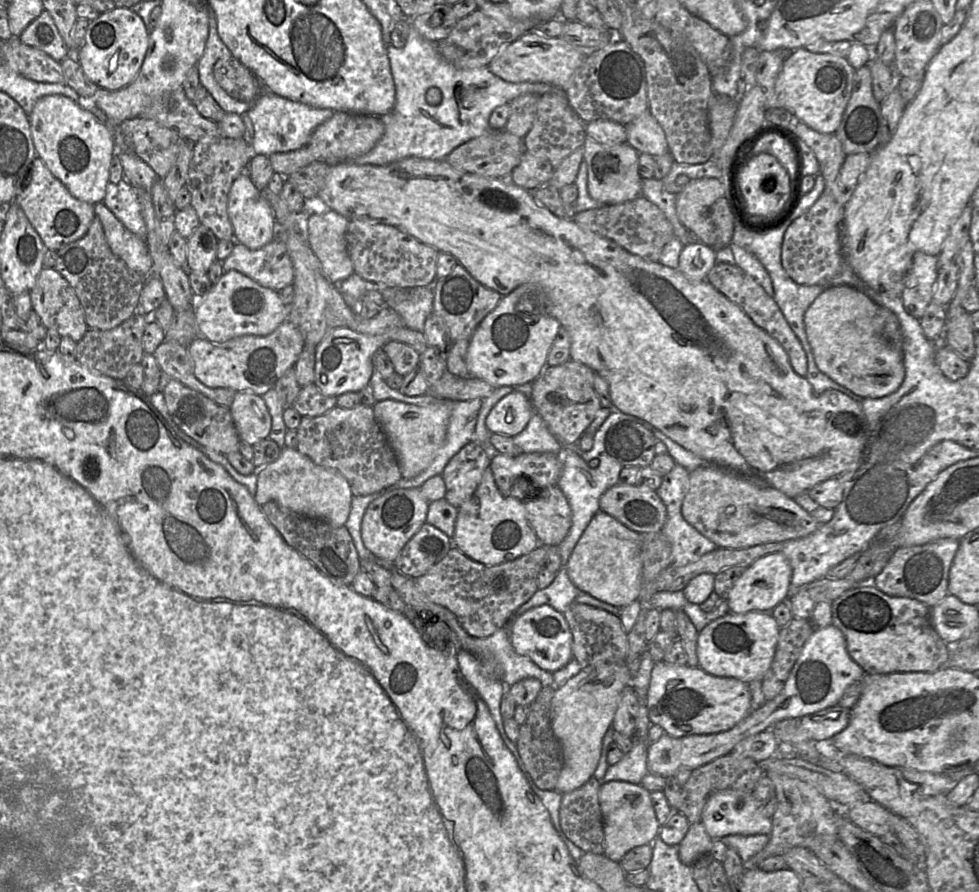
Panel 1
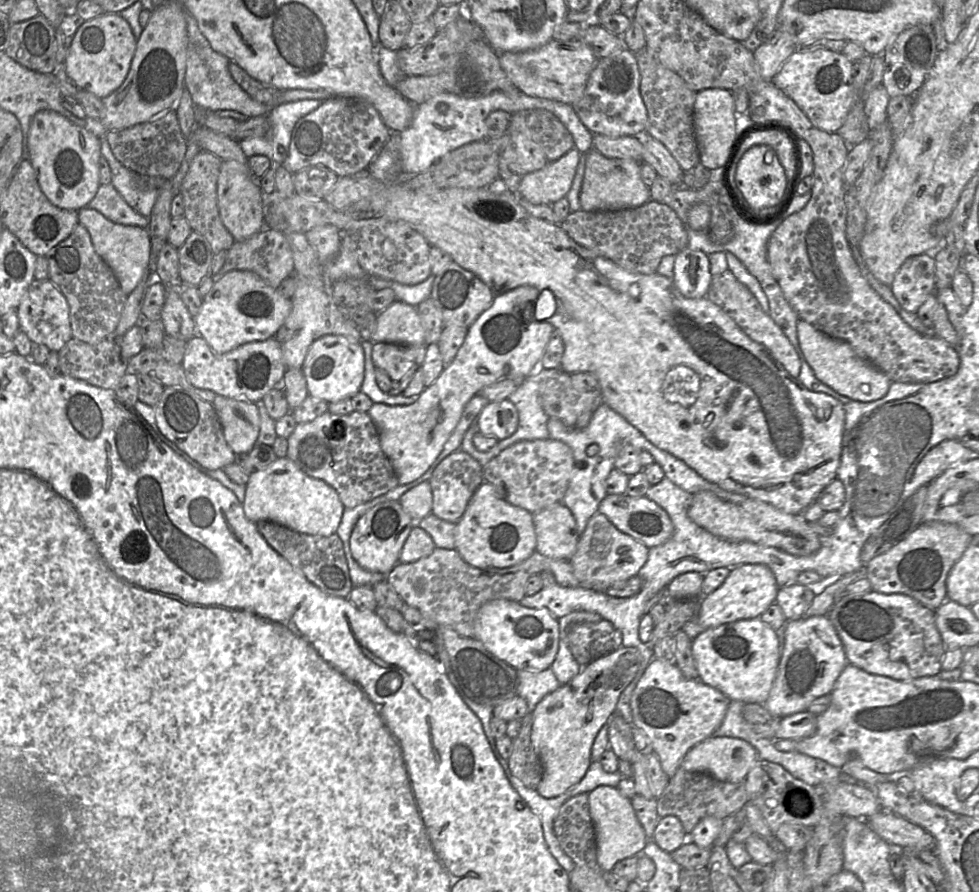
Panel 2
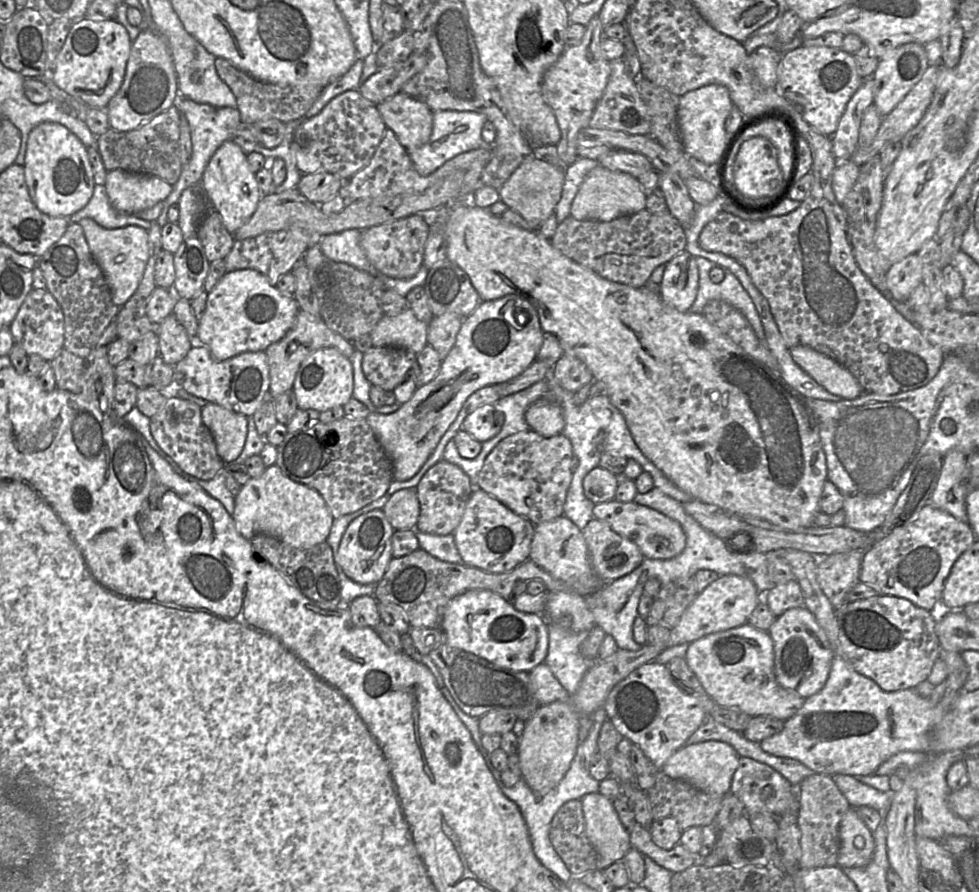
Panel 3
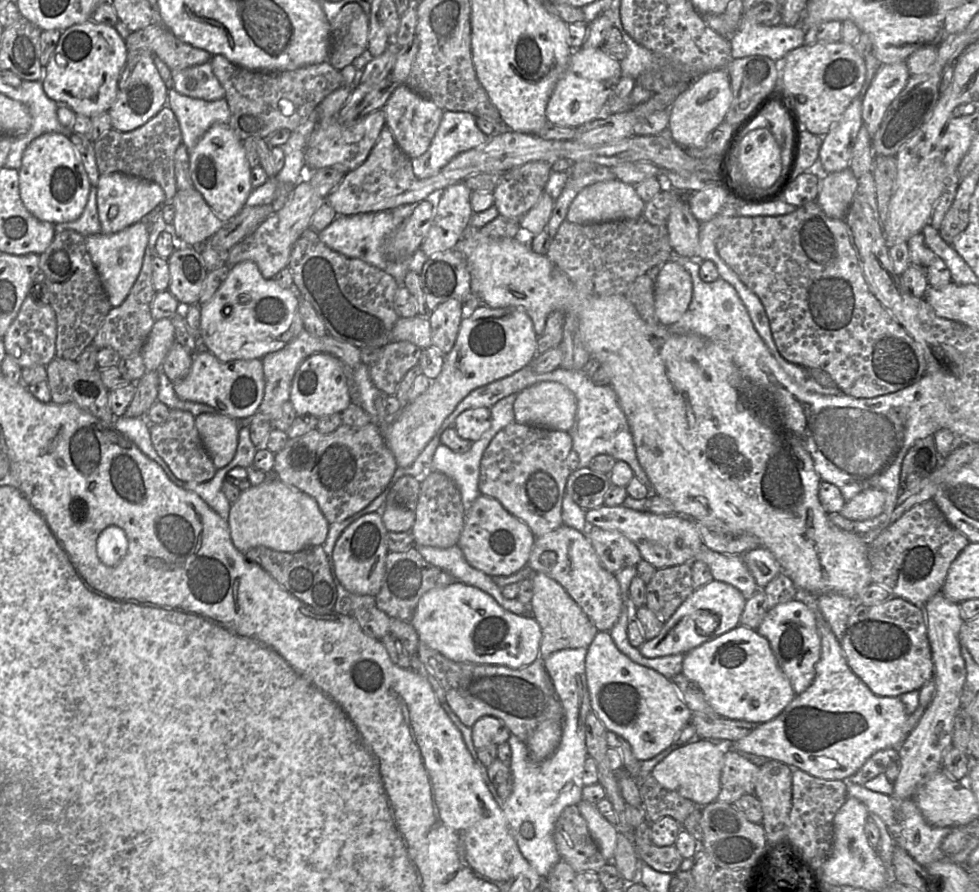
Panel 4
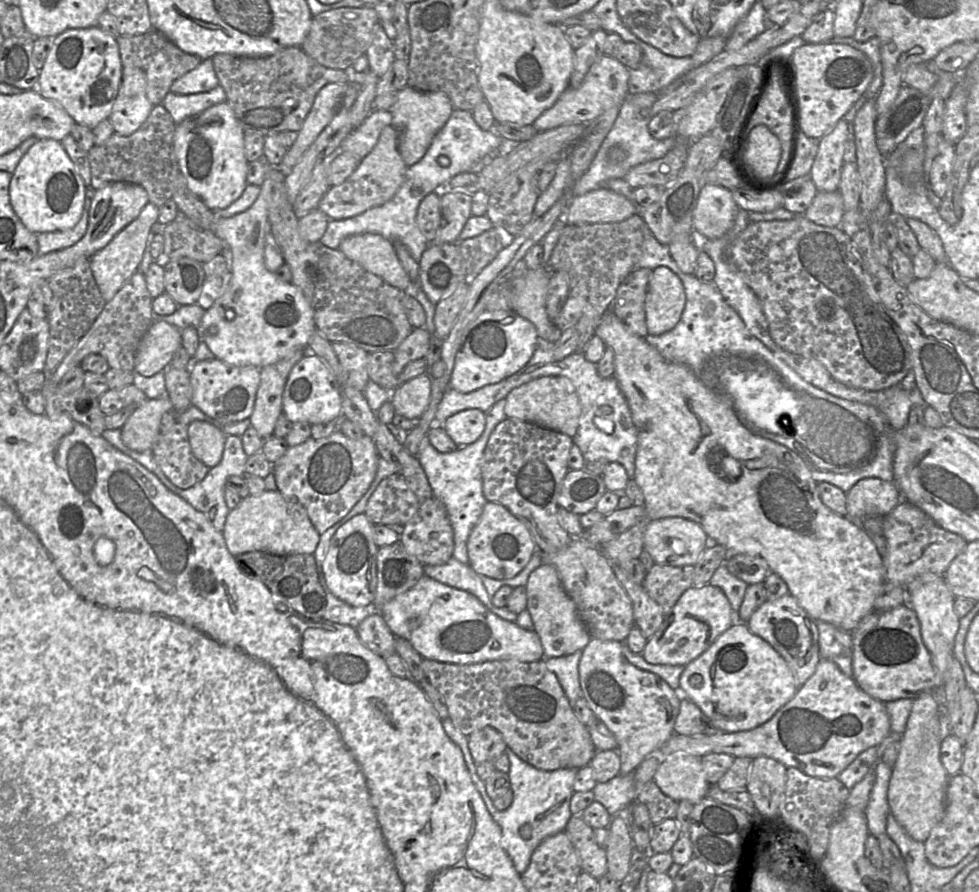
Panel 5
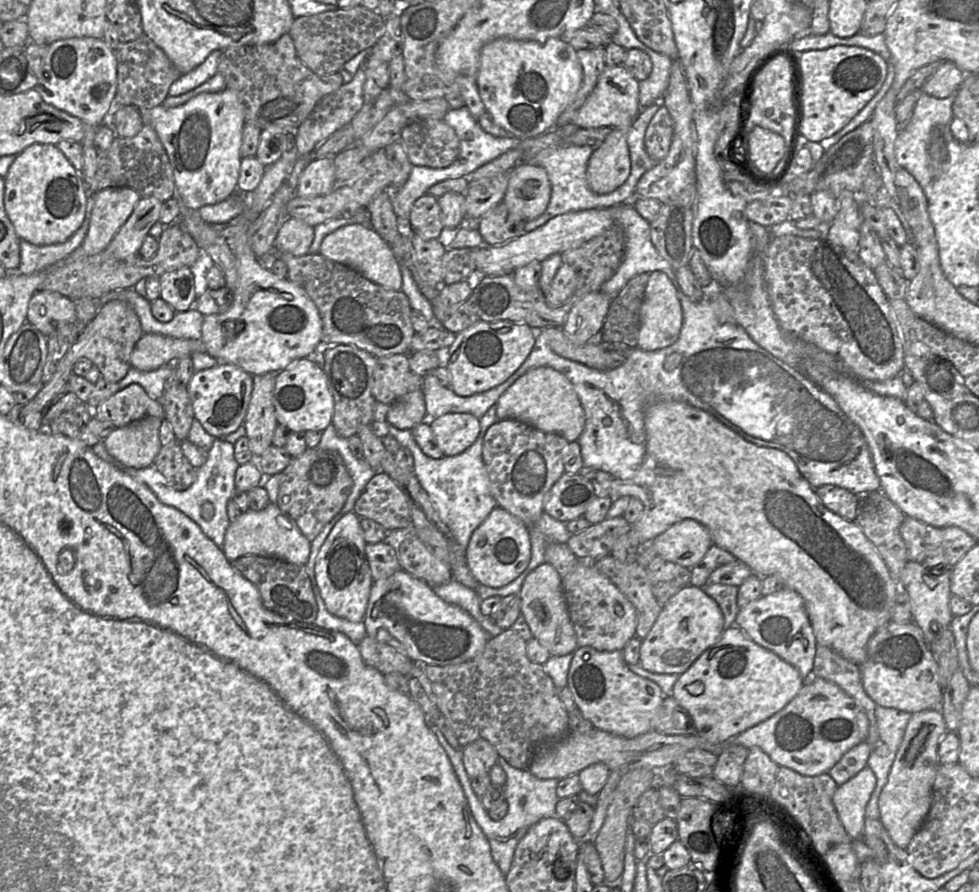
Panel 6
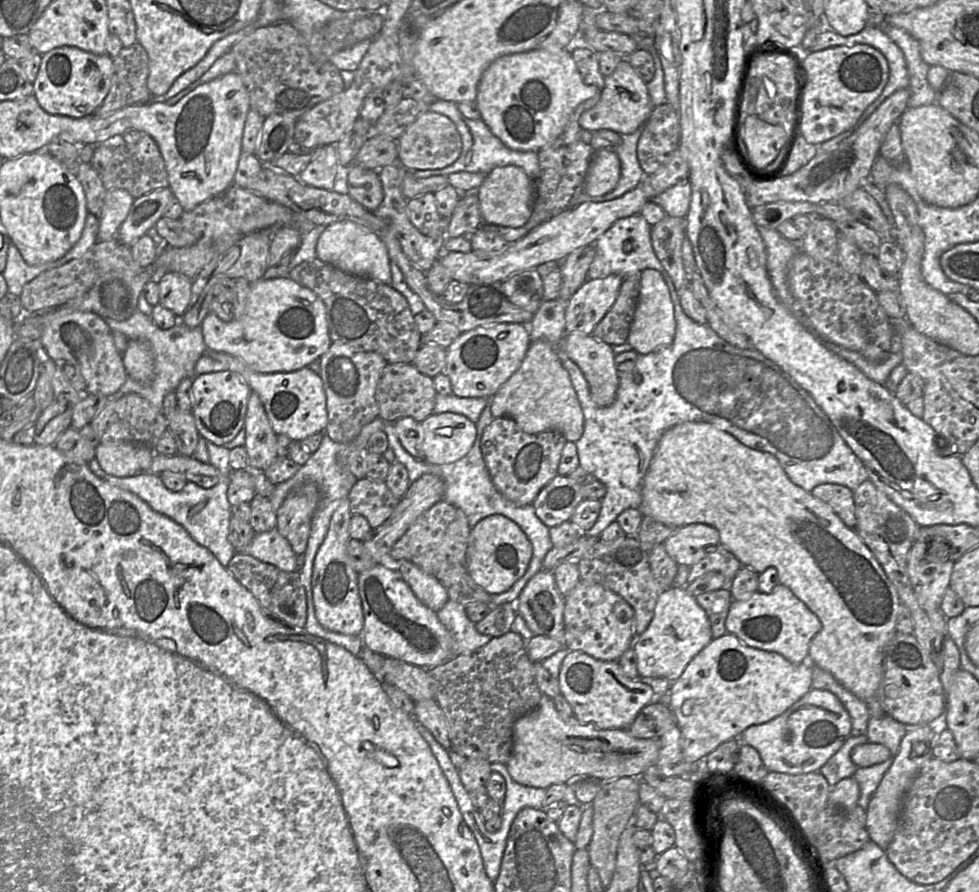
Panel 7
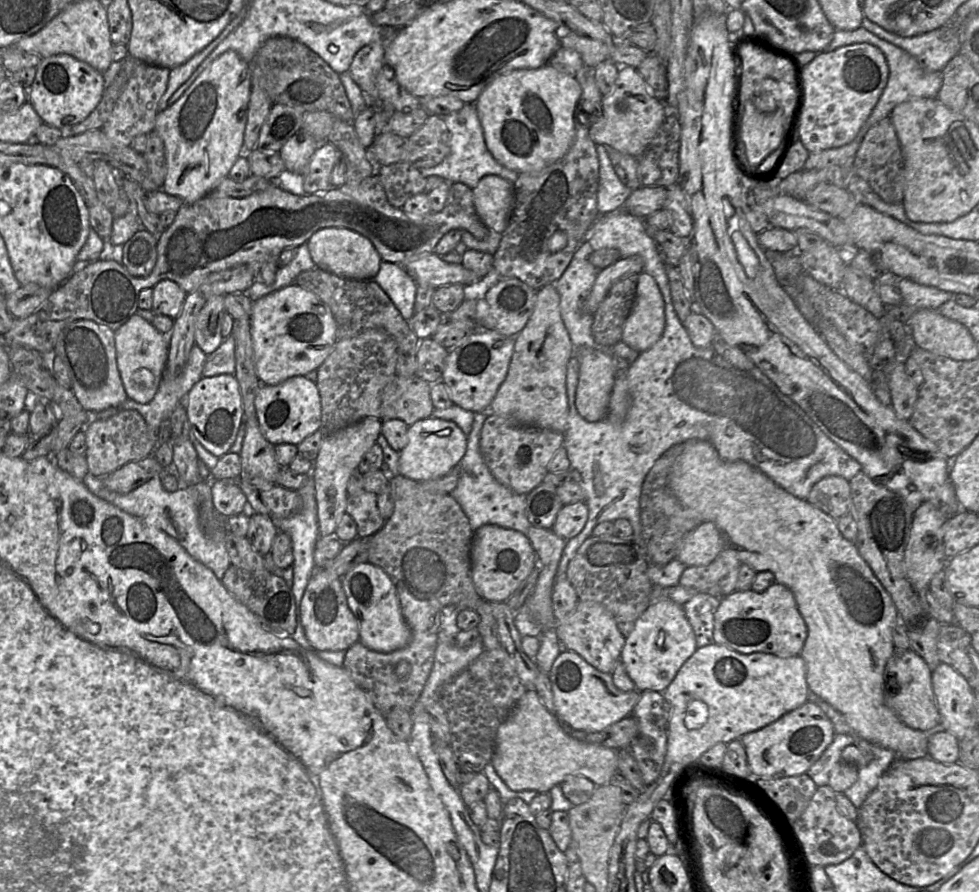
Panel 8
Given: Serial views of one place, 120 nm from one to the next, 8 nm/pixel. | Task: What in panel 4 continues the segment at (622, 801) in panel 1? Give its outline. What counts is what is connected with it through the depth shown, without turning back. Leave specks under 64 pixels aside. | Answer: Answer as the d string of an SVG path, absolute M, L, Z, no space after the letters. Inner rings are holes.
M581 800L576 805L587 823L590 835L607 862L612 862L618 832L601 815L596 804Z

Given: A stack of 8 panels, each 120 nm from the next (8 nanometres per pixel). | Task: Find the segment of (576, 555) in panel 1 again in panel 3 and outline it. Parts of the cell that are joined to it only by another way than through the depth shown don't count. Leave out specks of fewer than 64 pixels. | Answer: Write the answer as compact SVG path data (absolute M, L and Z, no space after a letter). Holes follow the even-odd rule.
M592 518L582 530L592 569L603 581L613 581L644 560L638 546L615 533L608 523Z

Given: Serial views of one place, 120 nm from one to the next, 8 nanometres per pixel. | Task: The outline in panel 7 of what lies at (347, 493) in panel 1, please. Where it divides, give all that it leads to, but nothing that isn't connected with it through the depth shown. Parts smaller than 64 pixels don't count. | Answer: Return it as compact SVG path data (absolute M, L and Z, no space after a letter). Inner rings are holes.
M276 528L255 534L245 553L285 572L295 571L297 565L298 555Z

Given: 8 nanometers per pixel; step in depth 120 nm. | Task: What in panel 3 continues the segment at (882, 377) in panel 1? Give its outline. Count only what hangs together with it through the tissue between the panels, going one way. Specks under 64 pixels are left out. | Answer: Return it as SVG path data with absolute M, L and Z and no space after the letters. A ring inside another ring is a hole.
M808 346L790 349L793 361L829 393L855 399L864 393L853 374L832 358Z

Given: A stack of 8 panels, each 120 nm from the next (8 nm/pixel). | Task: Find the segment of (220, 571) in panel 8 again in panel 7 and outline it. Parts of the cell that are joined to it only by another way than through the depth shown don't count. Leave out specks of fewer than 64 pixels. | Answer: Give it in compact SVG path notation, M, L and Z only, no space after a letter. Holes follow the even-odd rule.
M93 458L88 465L91 472L98 478L136 495L154 511L183 527L189 536L207 549L222 566L228 566L236 554L228 539L232 506L227 498L227 490L231 481L223 481L210 488L203 488L188 481L182 490L173 492L165 487L158 474L141 472L134 476L117 477L104 472L96 458Z

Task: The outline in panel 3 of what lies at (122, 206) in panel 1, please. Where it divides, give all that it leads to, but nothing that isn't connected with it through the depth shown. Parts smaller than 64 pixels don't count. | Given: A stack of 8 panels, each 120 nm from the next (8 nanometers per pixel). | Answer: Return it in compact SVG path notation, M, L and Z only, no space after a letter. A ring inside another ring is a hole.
M95 185L89 202L83 209L72 214L68 221L70 223L78 223L83 218L91 218L107 229L139 226L148 231L151 227L151 222L145 219L114 209L109 202L104 185Z

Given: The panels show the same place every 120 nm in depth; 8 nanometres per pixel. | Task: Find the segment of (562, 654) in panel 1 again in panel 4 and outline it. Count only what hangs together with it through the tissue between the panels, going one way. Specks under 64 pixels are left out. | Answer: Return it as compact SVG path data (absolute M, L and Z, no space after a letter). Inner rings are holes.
M461 582L426 592L419 600L410 624L420 642L455 662L517 669L540 657L542 633L533 617L510 613L489 594Z

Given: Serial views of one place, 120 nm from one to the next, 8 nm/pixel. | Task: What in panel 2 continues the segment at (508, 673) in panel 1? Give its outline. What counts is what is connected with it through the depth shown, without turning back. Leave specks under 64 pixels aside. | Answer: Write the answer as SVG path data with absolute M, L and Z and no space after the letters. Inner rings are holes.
M550 668L542 671L517 670L517 674L517 693L527 702L528 712L533 712L542 699L561 686Z

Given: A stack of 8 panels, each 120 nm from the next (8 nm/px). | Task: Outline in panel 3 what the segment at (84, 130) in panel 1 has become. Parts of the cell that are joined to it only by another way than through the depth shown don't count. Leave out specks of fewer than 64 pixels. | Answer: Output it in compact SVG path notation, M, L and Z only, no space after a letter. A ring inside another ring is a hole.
M42 122L31 130L23 166L32 201L41 212L49 216L69 218L83 209L93 194L94 174L87 147L59 123Z

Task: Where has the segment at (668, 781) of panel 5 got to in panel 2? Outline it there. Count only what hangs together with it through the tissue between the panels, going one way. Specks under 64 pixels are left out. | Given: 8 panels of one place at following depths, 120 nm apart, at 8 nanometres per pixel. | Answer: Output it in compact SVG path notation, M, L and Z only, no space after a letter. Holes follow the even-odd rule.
M711 736L686 753L680 768L738 783L744 781L758 760L761 760L758 752L749 742L734 737Z

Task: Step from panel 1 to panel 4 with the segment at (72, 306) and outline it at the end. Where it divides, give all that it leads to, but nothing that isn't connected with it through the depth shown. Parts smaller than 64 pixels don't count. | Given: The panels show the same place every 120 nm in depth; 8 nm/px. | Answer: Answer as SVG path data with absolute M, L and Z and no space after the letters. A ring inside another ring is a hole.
M27 295L3 340L6 354L23 369L34 365L47 366L56 357L56 337L57 320L52 306L39 303Z

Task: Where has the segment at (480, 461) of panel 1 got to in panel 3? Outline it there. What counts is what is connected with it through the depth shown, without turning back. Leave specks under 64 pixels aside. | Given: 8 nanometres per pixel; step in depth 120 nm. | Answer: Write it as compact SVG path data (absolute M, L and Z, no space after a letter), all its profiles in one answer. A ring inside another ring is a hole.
M440 460L425 473L416 486L416 490L420 514L415 531L448 535L454 533L458 527L475 488L472 486L469 476L459 466Z

